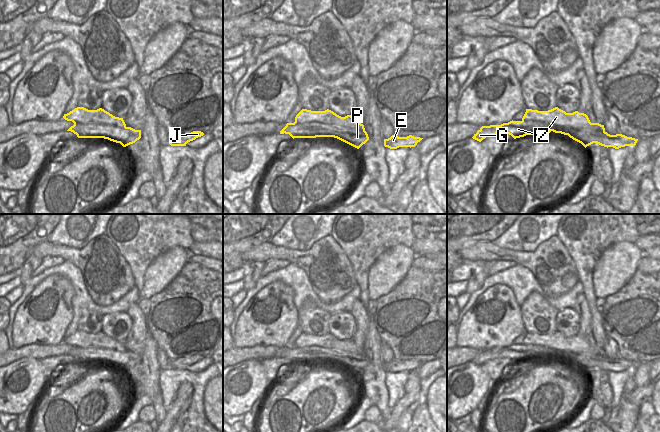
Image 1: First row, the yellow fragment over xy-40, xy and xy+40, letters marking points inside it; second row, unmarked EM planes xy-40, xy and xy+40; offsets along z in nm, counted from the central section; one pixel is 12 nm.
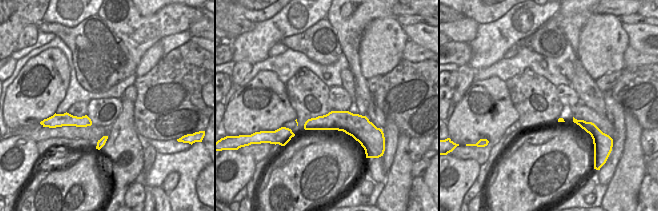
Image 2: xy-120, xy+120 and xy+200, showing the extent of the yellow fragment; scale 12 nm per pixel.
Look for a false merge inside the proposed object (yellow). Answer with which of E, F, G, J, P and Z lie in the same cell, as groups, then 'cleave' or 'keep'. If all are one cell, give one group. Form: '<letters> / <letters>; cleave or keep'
E F G J P / Z; cleave

